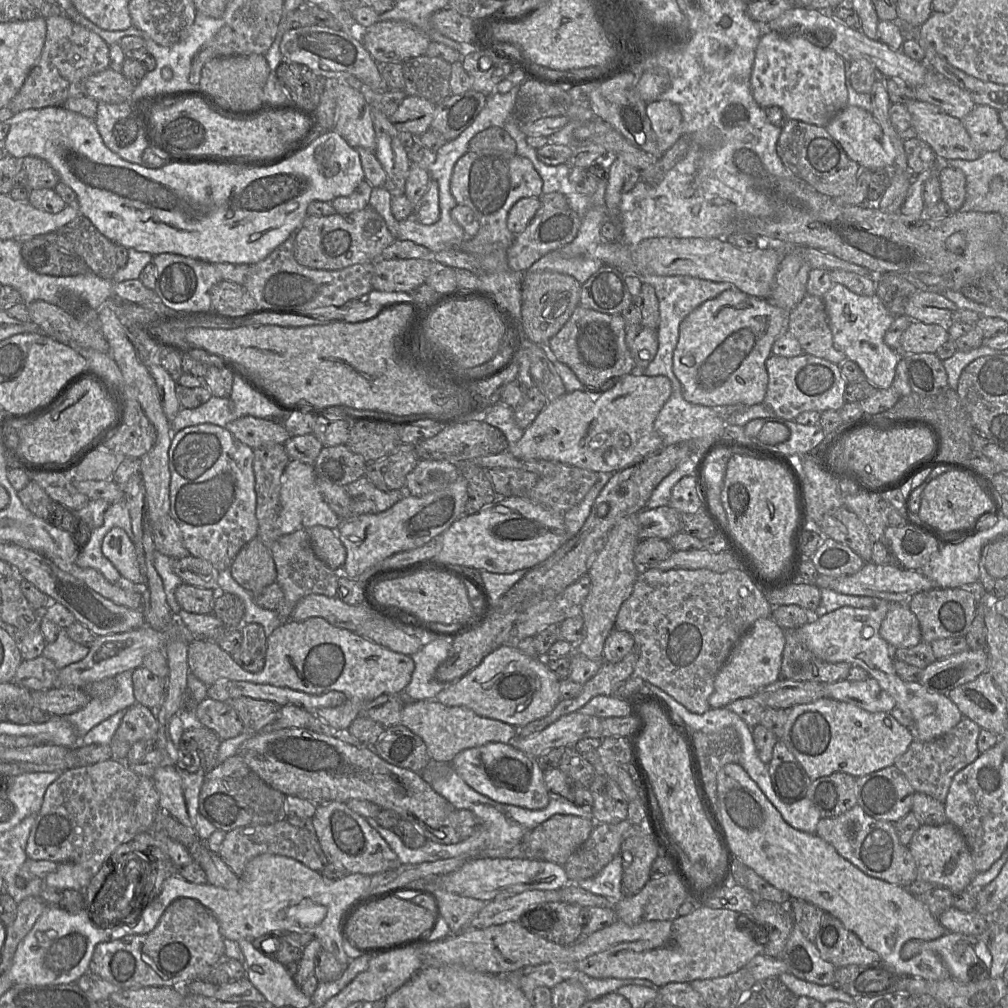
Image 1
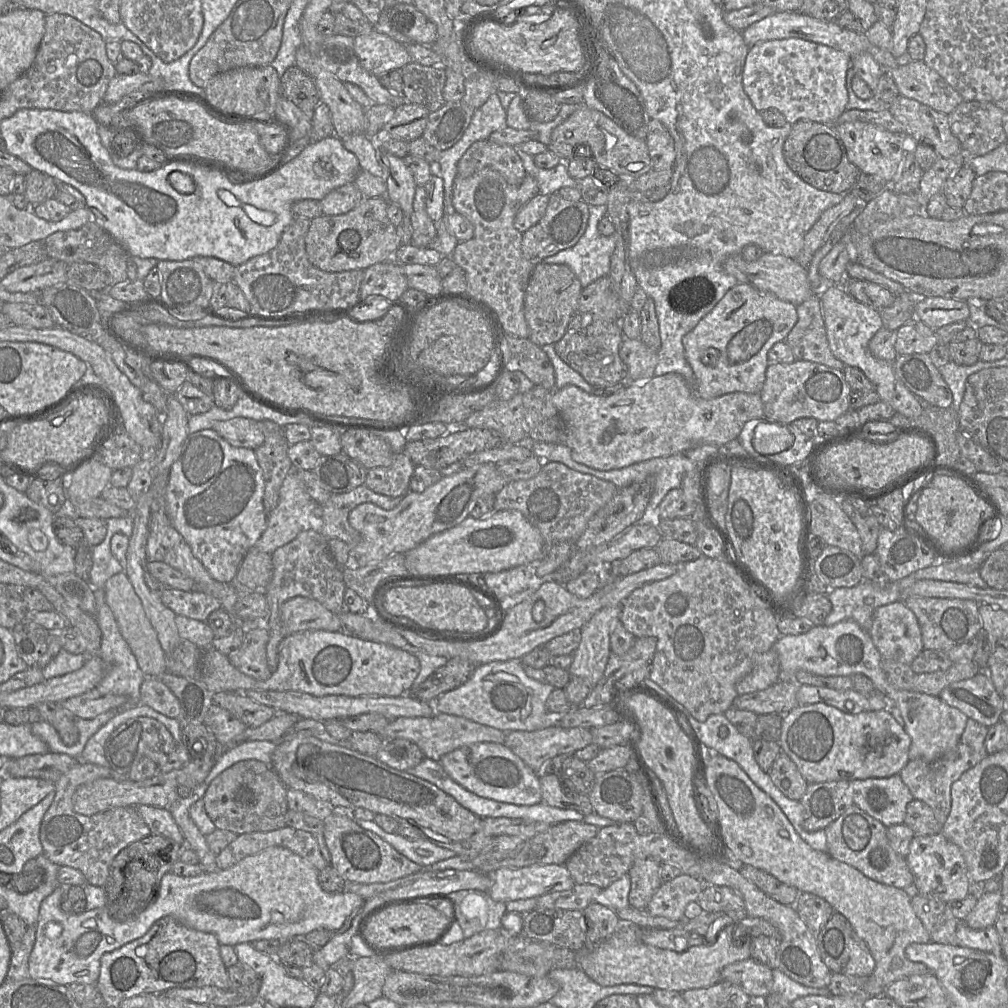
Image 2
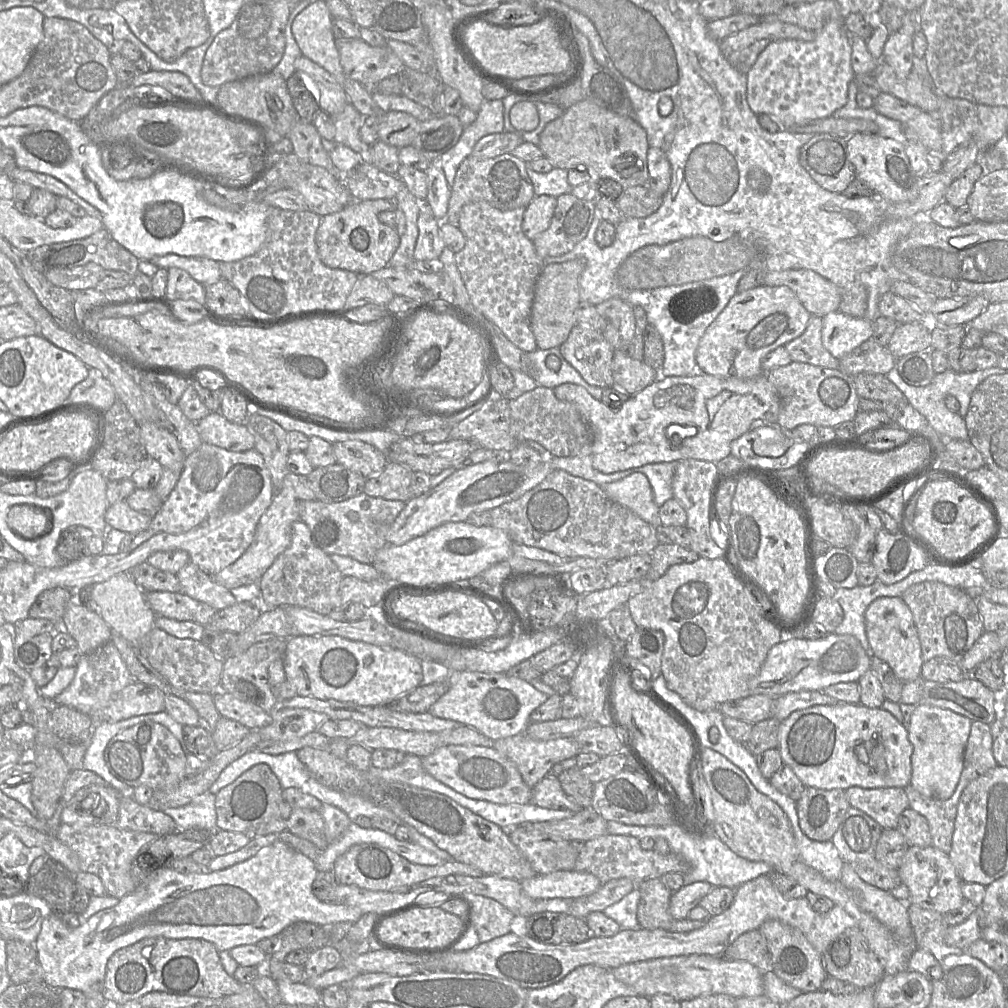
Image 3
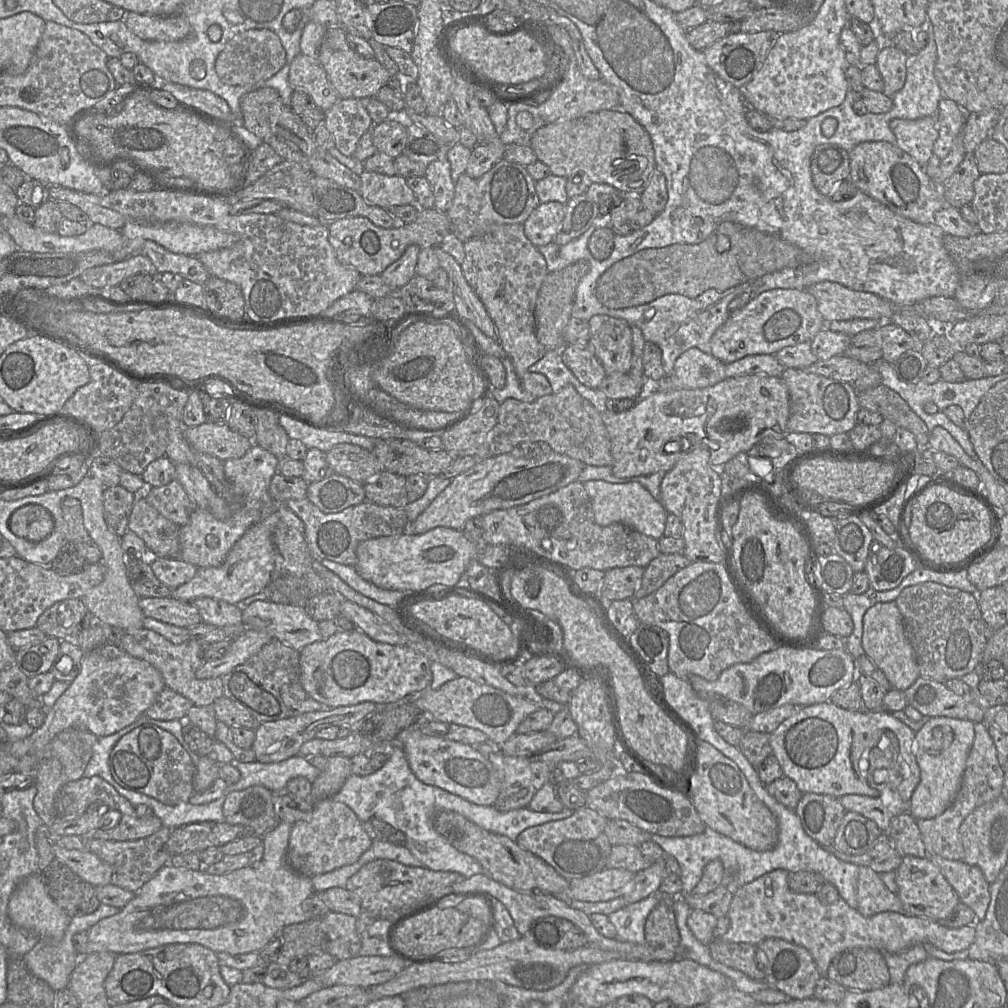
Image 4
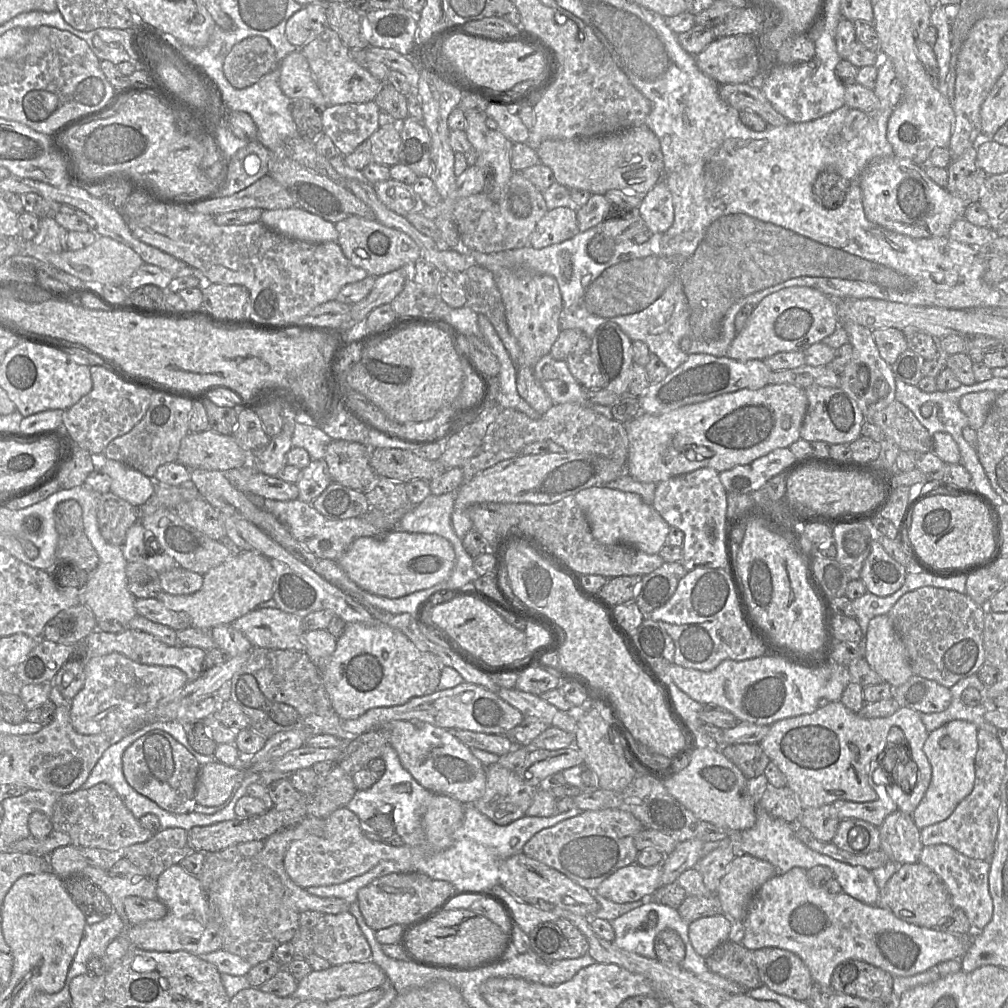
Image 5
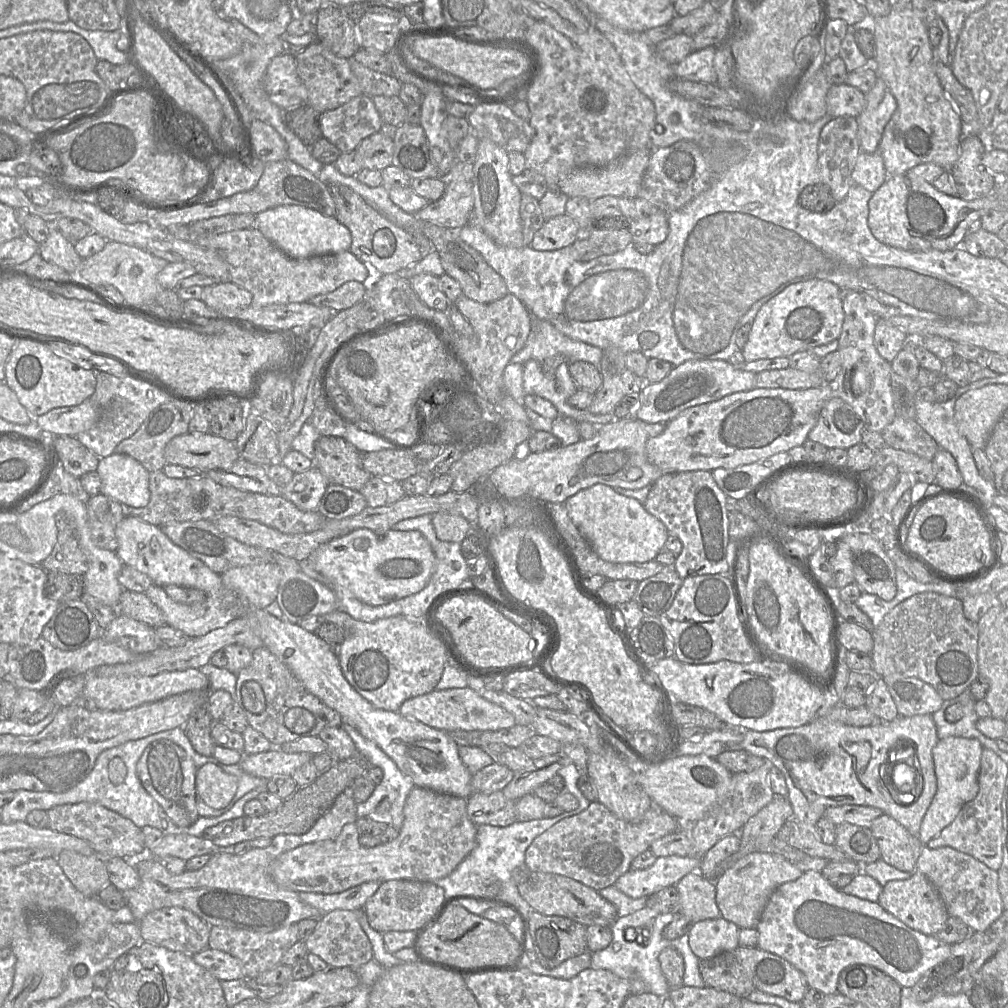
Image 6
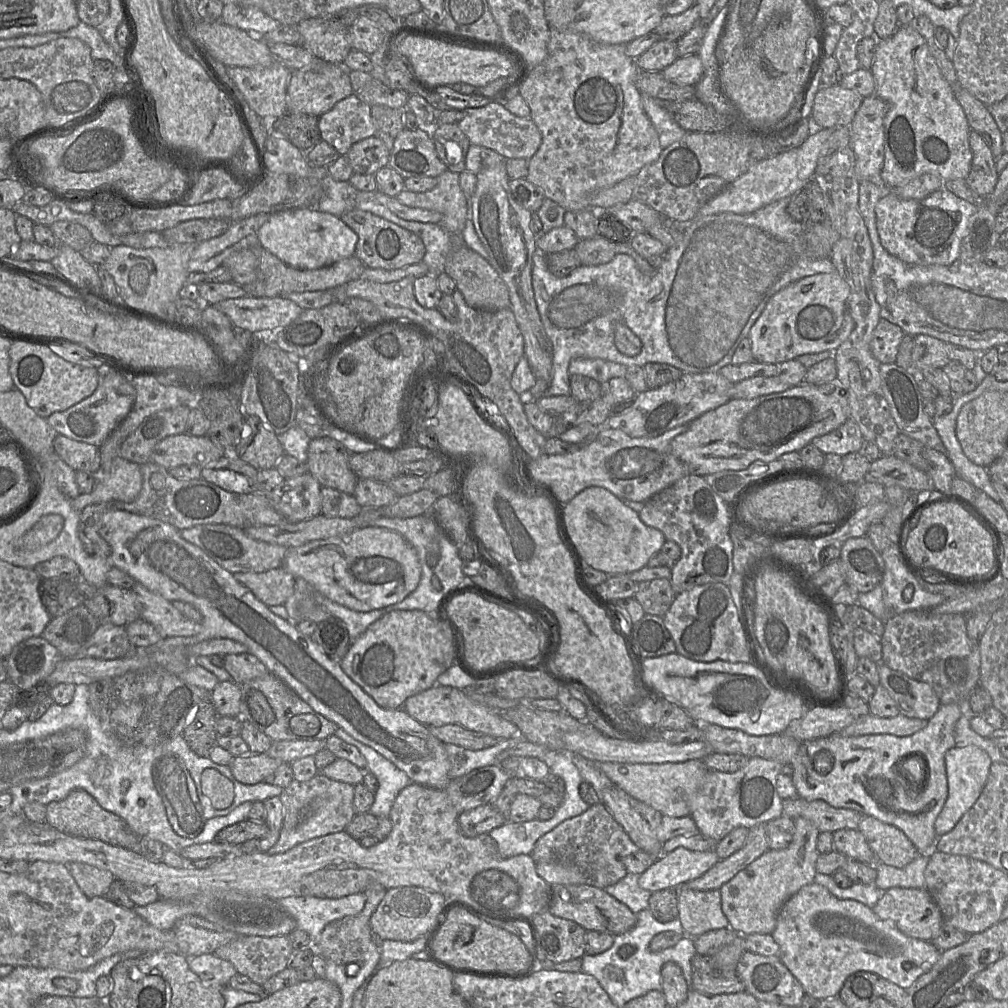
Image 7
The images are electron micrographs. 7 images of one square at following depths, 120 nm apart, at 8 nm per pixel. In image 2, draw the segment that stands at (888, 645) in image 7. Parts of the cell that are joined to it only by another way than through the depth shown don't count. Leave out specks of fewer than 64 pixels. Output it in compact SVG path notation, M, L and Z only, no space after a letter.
M911 596L902 601L918 620L924 649L947 652L951 648L969 641L982 631L979 604L973 600Z

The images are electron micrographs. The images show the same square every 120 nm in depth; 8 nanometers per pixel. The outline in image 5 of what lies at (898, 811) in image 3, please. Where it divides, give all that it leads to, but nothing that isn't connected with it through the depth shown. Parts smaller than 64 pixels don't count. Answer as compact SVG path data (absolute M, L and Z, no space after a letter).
M890 780L887 787L876 786L876 788L873 788L877 794L877 799L874 801L852 802L838 800L832 805L841 820L860 819L879 828L887 816L898 810L897 793L898 796L903 794L899 788L899 784L895 784Z

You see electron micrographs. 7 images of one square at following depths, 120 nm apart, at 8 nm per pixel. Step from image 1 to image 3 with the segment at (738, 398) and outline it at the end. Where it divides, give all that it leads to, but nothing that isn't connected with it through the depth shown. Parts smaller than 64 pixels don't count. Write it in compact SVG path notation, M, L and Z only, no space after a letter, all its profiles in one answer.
M765 286L737 292L708 326L696 350L701 372L721 378L752 379L763 375L762 359L772 350L799 337L810 312L787 286Z

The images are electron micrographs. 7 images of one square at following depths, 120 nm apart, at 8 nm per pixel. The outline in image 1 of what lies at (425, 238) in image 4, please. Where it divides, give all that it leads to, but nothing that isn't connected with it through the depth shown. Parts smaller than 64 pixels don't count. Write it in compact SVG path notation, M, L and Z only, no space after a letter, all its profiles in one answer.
M367 206L348 215L307 215L295 232L294 256L305 267L320 270L341 270L346 267L377 261L385 248L396 238L373 208Z

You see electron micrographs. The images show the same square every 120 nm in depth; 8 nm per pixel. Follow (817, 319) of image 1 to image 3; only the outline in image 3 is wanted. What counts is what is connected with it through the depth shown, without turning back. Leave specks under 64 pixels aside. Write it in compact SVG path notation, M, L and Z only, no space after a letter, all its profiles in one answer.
M812 315L805 331L784 345L792 361L838 369L839 360L825 349L821 333L822 317Z

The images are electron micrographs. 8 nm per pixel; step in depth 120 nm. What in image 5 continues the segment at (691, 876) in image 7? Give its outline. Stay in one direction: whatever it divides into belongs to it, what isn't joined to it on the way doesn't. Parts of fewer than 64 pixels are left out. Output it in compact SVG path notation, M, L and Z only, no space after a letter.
M636 863L618 869L595 890L616 903L647 900L661 886L661 863L642 867Z

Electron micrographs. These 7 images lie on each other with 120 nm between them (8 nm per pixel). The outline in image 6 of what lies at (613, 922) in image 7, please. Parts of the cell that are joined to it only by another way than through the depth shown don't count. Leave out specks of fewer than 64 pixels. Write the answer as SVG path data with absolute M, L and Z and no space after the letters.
M526 869L525 879L518 886L518 891L526 903L546 916L563 916L584 926L609 926L618 918L614 904L603 898L599 891L574 879L554 873L530 872Z

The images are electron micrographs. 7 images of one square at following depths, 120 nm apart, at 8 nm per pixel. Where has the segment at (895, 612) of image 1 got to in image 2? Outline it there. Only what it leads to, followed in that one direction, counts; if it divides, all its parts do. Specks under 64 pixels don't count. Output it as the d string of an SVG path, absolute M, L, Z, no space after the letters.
M903 601L876 608L868 633L883 658L907 665L924 649L918 620Z

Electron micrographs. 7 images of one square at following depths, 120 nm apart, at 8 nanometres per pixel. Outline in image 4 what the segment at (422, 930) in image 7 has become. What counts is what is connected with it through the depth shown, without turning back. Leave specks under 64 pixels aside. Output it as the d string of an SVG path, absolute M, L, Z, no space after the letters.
M377 859L362 866L352 875L346 889L361 900L362 911L357 918L357 932L362 935L378 919L387 919L396 923L450 894L450 887L465 877L457 872L433 871L423 867L406 866L388 859Z

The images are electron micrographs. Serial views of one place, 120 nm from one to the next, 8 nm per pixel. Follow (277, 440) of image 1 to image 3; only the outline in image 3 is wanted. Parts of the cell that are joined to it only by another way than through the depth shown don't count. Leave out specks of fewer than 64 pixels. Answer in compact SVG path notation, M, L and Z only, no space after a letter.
M210 412L208 416L194 423L204 443L231 452L245 452L255 446L254 436L245 424L230 422L220 412Z

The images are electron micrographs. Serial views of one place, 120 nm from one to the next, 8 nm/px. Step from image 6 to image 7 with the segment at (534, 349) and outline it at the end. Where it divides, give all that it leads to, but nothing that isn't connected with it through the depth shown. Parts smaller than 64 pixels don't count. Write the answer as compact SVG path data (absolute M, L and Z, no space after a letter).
M575 358L569 364L569 375L582 375L593 378L601 384L612 378L625 377L627 367L620 363L602 359Z

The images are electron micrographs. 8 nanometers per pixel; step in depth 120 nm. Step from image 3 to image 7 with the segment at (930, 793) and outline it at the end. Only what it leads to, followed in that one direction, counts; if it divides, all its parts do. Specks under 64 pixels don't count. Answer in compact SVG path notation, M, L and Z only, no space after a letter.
M955 745L945 754L945 767L948 783L948 796L943 809L935 820L934 828L937 837L954 828L962 816L973 806L986 783L992 761L981 748L969 745Z

